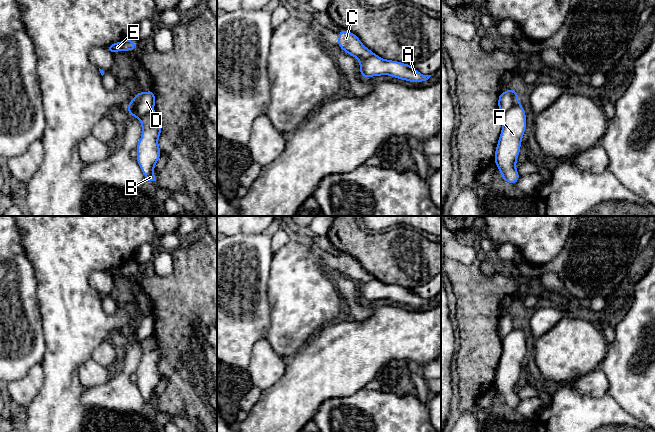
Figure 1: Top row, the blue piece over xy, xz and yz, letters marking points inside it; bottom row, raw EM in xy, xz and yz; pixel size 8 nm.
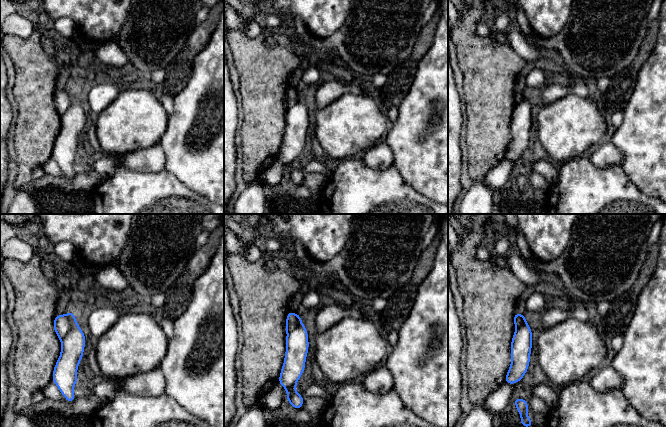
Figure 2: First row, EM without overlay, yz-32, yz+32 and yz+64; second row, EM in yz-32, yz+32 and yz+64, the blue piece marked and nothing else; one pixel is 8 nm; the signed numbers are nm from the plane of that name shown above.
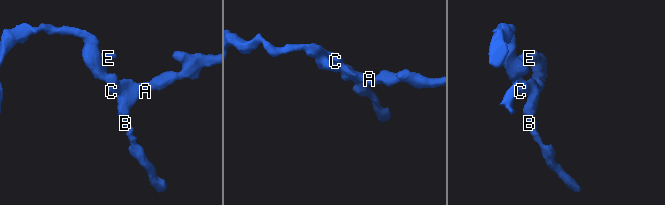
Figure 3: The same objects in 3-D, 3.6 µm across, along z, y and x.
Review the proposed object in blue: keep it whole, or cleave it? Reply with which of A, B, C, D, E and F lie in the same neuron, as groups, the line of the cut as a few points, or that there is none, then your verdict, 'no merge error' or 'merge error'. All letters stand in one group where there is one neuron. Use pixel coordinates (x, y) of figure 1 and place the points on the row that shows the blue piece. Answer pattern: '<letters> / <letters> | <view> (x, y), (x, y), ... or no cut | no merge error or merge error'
A B F / C D E | xz (375, 54), (359, 62) | merge error

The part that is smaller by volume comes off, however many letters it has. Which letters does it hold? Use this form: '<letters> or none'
A, B, F

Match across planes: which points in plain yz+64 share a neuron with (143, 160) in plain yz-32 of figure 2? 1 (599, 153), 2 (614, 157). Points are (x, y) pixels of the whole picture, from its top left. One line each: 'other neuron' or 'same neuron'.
1: same neuron
2: same neuron

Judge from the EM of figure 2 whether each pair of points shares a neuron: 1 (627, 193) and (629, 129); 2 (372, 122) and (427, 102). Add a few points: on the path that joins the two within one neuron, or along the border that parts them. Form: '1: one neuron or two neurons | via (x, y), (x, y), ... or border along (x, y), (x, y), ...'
1: two neurons | border along (619, 165), (625, 174), (645, 193)
2: two neurons | border along (390, 124), (383, 139)

